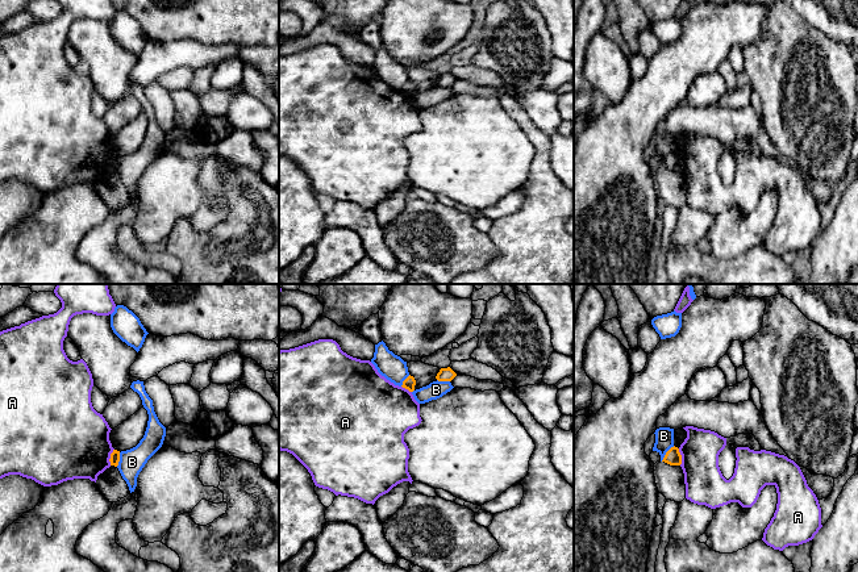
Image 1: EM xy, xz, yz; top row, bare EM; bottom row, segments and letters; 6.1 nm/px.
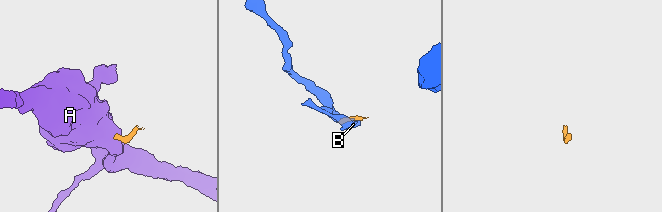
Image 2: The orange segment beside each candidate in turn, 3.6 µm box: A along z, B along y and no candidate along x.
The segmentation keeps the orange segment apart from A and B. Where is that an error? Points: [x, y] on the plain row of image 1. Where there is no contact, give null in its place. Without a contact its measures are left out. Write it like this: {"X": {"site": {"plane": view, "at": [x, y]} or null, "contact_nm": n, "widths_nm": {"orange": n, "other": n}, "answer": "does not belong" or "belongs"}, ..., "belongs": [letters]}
{"A": {"site": {"plane": "yz", "at": [681, 162]}, "contact_nm": 110, "widths_nm": {"orange": 100, "other": 240}, "answer": "does not belong"}, "B": {"site": {"plane": "yz", "at": [666, 158]}, "contact_nm": 130, "widths_nm": {"orange": 100, "other": 110}, "answer": "does not belong"}, "belongs": []}

